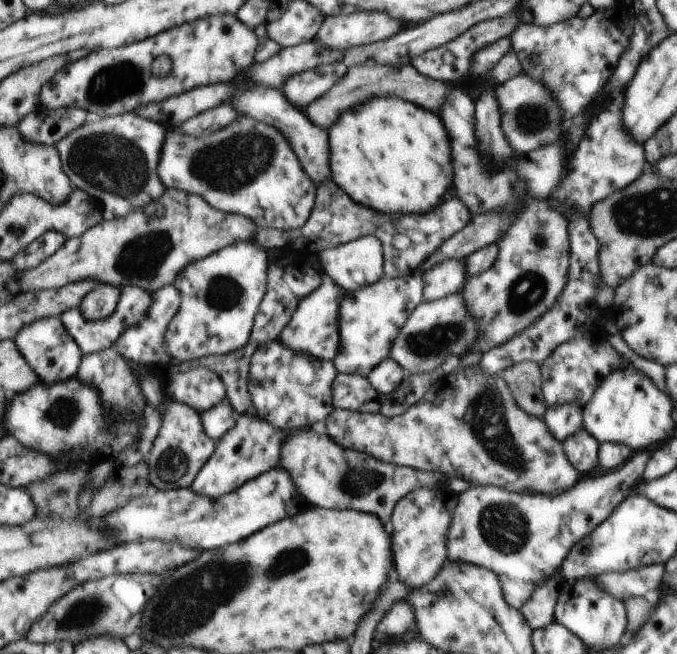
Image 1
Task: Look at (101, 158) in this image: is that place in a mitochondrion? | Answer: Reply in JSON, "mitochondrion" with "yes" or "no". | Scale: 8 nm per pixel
{"mitochondrion":"yes"}

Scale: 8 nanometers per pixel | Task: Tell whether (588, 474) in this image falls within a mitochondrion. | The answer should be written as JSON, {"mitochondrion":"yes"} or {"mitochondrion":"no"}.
{"mitochondrion":"no"}

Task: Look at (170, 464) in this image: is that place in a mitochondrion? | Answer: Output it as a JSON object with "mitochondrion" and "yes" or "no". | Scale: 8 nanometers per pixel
{"mitochondrion":"yes"}

